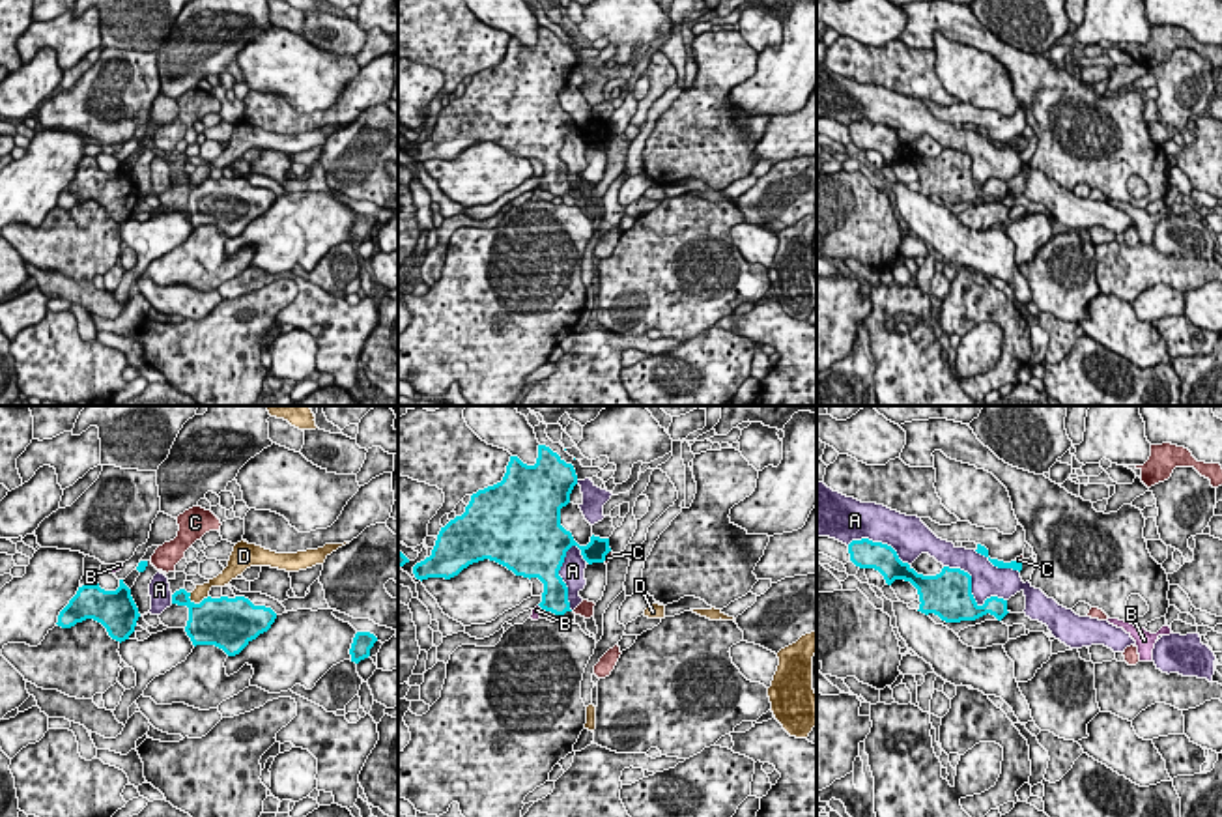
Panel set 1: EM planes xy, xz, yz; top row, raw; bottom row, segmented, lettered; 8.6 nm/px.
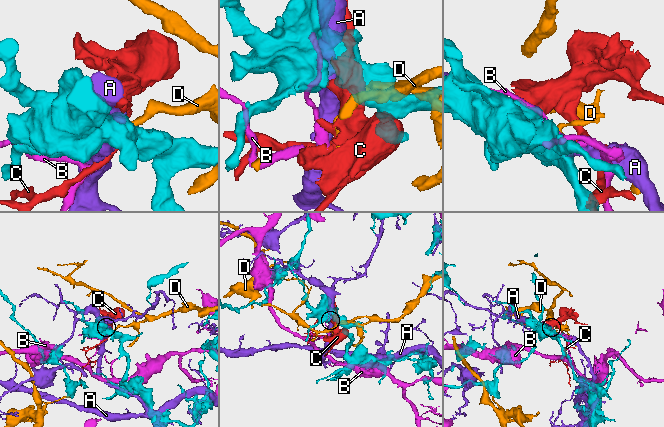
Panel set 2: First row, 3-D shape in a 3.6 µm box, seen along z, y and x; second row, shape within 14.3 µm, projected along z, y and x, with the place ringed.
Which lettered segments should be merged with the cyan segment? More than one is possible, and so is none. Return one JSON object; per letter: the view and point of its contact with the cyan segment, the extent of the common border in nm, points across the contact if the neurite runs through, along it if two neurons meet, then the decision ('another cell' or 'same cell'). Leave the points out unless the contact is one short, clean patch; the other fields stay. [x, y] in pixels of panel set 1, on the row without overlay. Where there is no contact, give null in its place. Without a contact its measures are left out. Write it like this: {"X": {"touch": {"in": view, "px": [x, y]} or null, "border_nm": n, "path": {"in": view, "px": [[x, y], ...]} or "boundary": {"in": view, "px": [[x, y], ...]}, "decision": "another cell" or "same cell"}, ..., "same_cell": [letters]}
{"A": {"touch": {"in": "yz", "px": [970, 172]}, "border_nm": 650, "decision": "another cell"}, "B": {"touch": {"in": "xz", "px": [540, 187]}, "border_nm": 60, "decision": "another cell"}, "C": {"touch": {"in": "xz", "px": [606, 135]}, "border_nm": 130, "decision": "another cell"}, "D": {"touch": {"in": "xy", "px": [197, 186]}, "border_nm": 190, "decision": "another cell"}, "same_cell": []}

